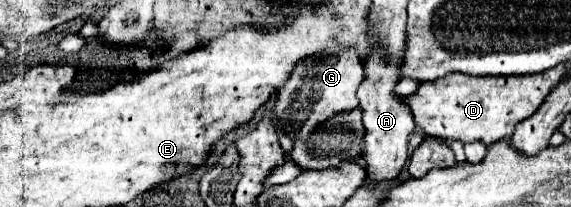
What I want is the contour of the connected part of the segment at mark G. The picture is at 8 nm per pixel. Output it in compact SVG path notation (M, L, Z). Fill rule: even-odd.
M343 47L333 57L307 57L301 59L285 87L277 95L273 107L273 121L279 121L283 131L295 139L307 139L307 135L325 119L335 113L351 111L359 105L357 87L363 81L363 61L353 47Z

